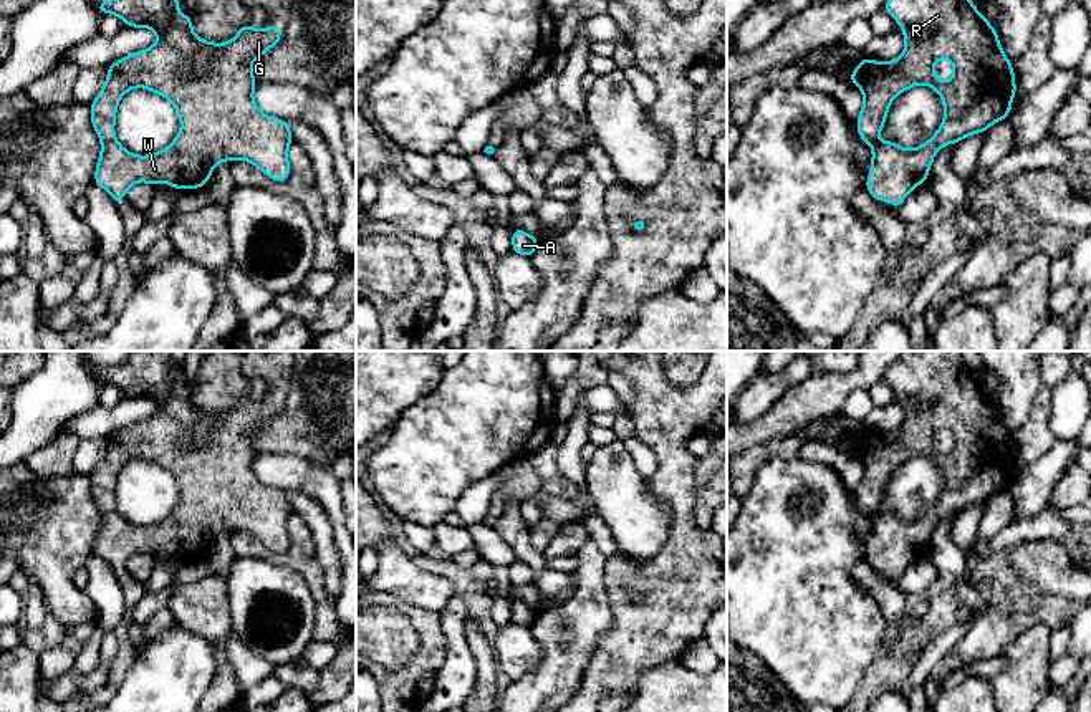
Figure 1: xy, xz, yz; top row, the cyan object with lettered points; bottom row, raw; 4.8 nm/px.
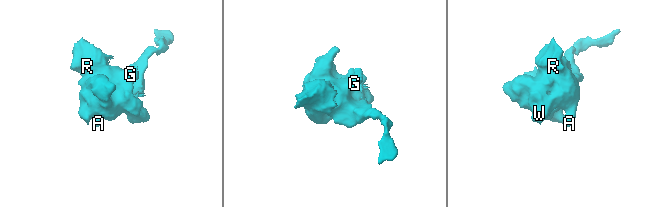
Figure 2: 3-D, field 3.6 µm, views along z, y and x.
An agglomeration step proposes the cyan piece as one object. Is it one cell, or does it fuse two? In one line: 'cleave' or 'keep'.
keep

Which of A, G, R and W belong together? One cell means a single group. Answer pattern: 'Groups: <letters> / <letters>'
Groups: A G R W

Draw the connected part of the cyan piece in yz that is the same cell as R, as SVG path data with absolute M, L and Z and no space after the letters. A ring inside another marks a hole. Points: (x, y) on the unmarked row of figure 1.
M906 351L884 381L902 397L906 421L886 434L864 426L849 452L864 467L858 505L872 518L866 561L899 580L909 563L927 551L937 522L1008 490L1018 460L995 397L965 366L962 351ZM940 429L954 435L950 452L934 445ZM917 455L934 459L942 469L940 498L912 520L879 513L892 470Z

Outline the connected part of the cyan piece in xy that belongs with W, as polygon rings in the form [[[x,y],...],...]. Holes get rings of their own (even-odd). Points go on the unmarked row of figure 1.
[[[134,351],[124,364],[96,376],[101,386],[118,386],[126,397],[152,399],[157,407],[147,421],[131,424],[108,437],[106,454],[89,475],[91,495],[101,512],[94,555],[103,558],[114,575],[121,575],[136,553],[152,556],[164,553],[177,561],[207,556],[220,532],[248,532],[275,553],[290,548],[288,518],[293,507],[288,493],[263,485],[253,472],[258,450],[252,445],[252,435],[281,412],[280,399],[268,396],[257,401],[243,394],[230,412],[205,412],[194,404],[192,387],[177,382],[179,376],[180,369],[171,363],[166,351]],[[132,459],[146,459],[169,470],[180,490],[180,503],[156,525],[131,525],[114,507],[118,474]]]

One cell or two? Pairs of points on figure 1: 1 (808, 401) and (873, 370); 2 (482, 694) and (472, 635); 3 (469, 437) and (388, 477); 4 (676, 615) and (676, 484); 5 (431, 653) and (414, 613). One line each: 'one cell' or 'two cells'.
1: one cell
2: one cell
3: one cell
4: one cell
5: one cell

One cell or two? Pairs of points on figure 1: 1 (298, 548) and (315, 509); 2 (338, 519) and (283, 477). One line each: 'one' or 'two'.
1: two
2: one

